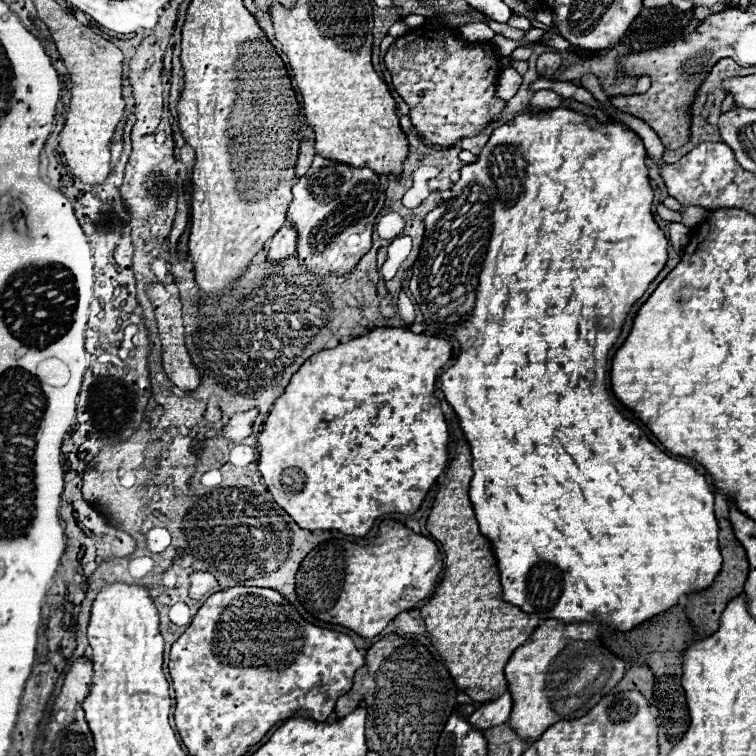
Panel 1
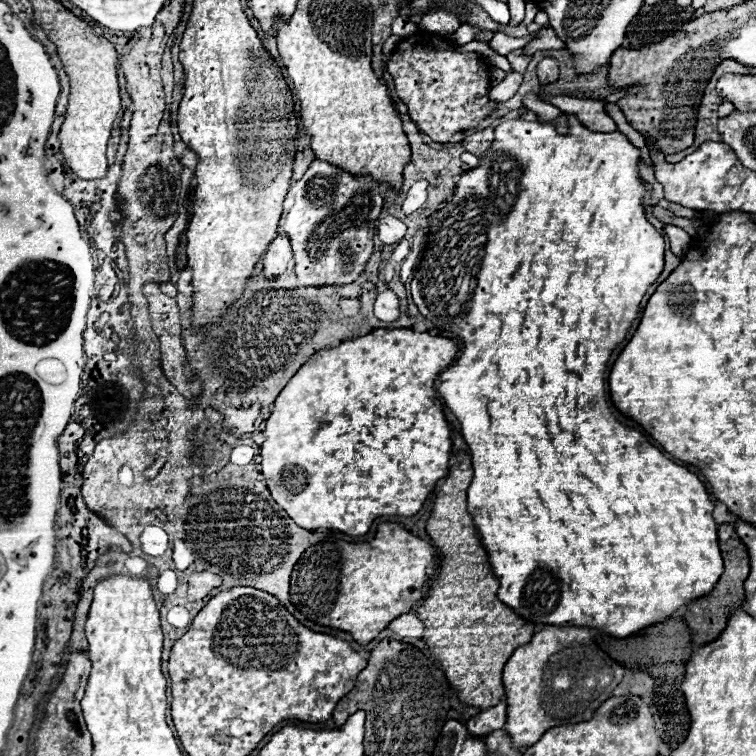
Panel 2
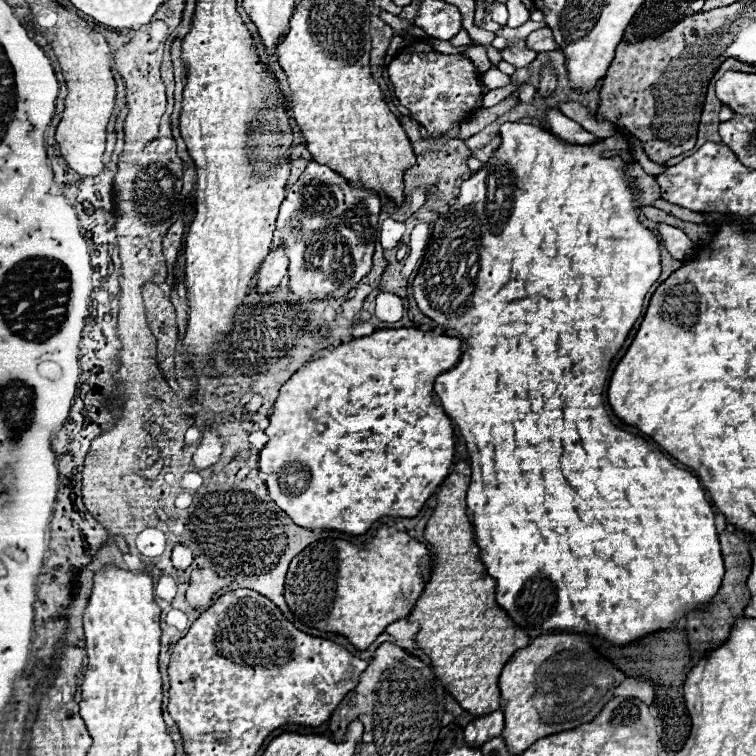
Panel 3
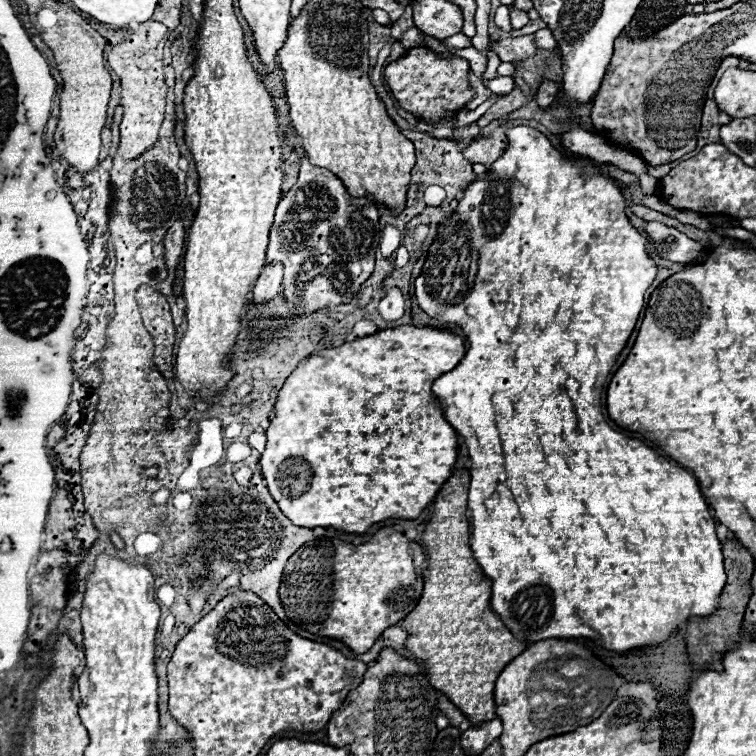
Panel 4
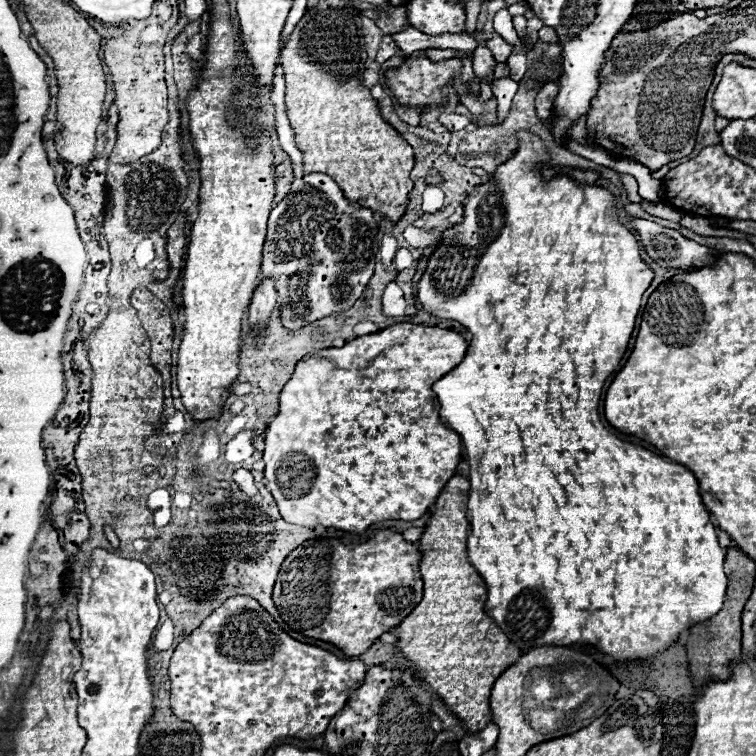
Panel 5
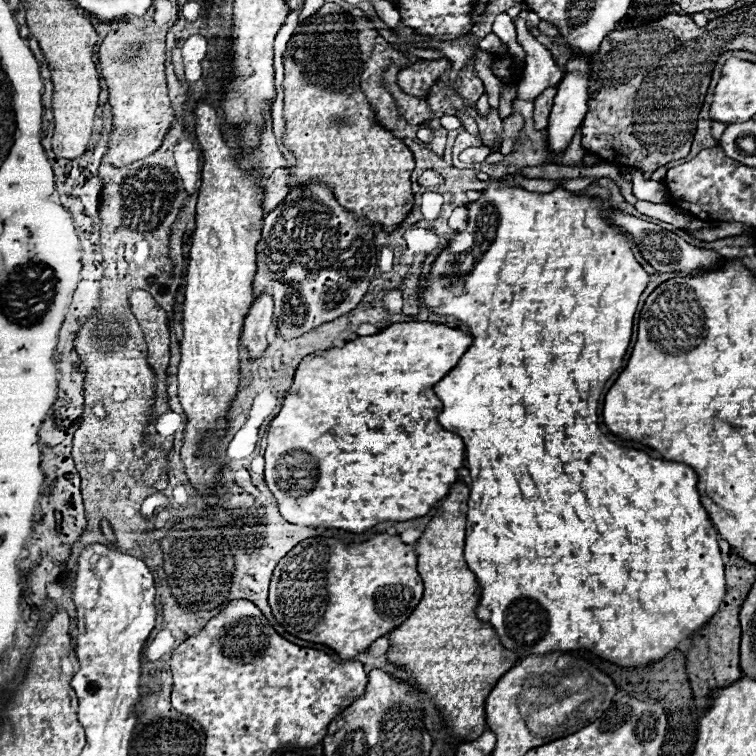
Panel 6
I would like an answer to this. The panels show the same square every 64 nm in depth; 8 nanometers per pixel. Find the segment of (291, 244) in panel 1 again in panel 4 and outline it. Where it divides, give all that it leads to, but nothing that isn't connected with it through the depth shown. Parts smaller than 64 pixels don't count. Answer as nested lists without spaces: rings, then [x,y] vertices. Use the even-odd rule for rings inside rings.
[[[280,262],[264,266],[262,274],[258,276],[258,280],[254,284],[254,298],[252,300],[254,302],[266,302],[266,300],[276,298],[280,284],[282,284],[282,276],[284,276],[284,270],[282,270]]]

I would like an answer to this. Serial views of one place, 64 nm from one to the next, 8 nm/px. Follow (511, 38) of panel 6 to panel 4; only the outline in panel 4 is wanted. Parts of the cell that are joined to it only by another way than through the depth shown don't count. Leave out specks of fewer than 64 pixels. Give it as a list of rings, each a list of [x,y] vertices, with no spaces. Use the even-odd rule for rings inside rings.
[[[500,6],[500,8],[496,8],[496,12],[494,12],[494,22],[496,22],[496,26],[502,28],[502,30],[512,30],[512,28],[510,28],[508,6]]]

